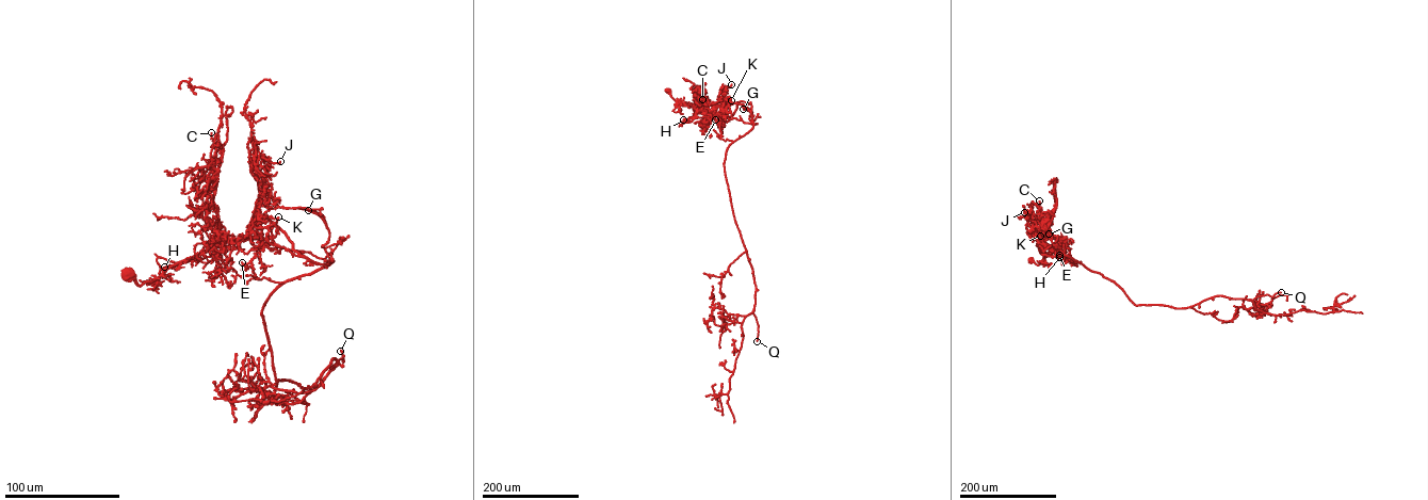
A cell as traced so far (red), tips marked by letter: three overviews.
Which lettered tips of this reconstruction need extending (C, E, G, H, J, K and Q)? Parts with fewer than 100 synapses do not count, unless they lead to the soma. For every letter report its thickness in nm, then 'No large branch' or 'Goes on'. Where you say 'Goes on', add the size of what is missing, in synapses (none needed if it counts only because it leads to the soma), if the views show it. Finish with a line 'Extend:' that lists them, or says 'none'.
C: Thickness 150 nm. No large branch
E: Thickness 140 nm. No large branch
G: Thickness 600 nm. No large branch
H: Thickness 340 nm. Goes on. Roughly 150 synapses
J: Thickness 160 nm. No large branch
K: Thickness 280 nm. No large branch
Q: Thickness 180 nm. Goes on. Roughly 250 synapses
Extend: H, Q

